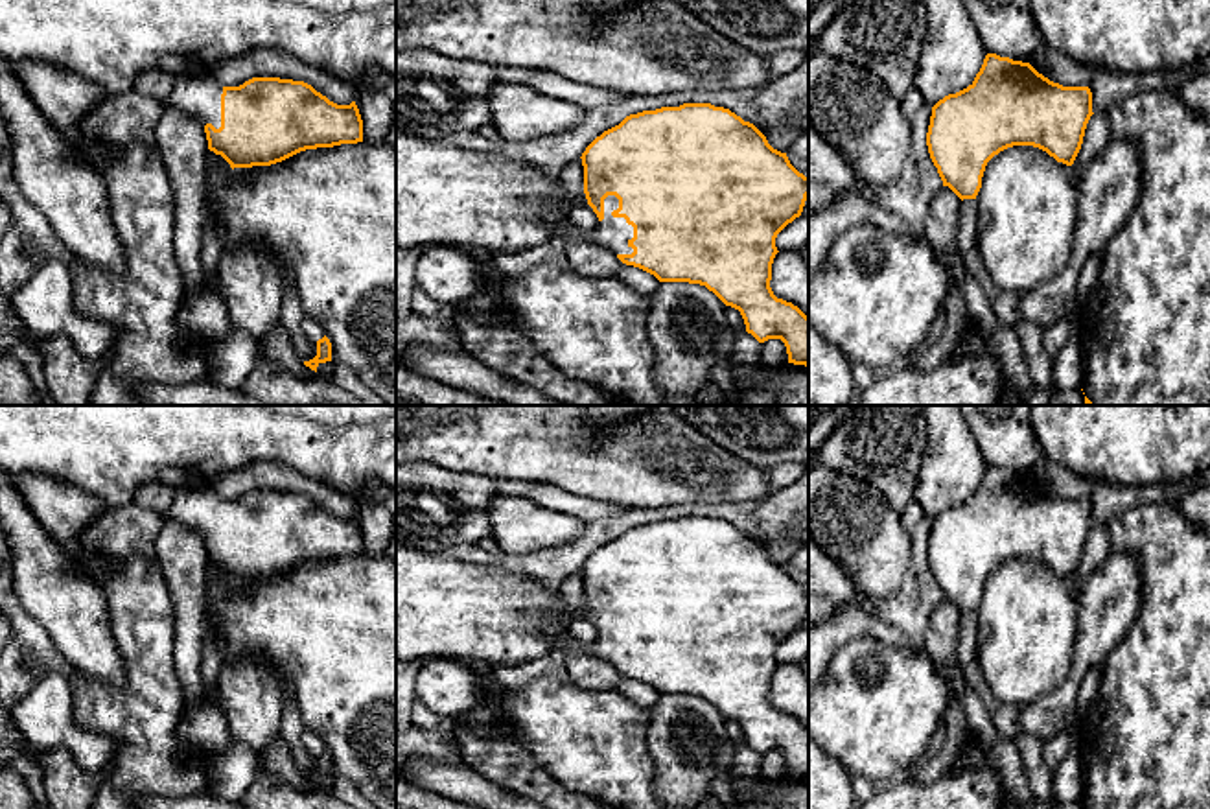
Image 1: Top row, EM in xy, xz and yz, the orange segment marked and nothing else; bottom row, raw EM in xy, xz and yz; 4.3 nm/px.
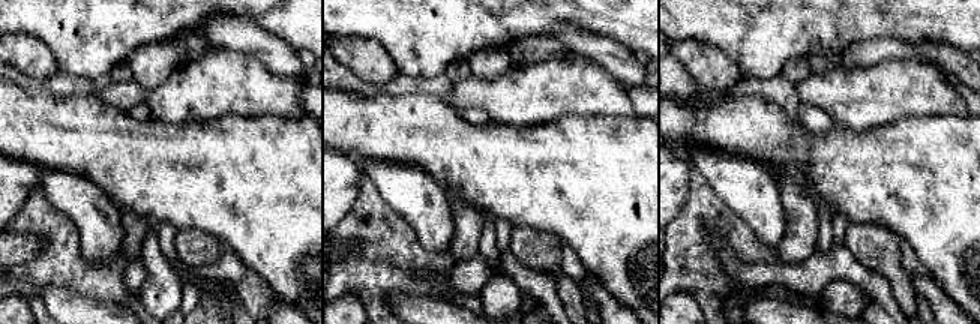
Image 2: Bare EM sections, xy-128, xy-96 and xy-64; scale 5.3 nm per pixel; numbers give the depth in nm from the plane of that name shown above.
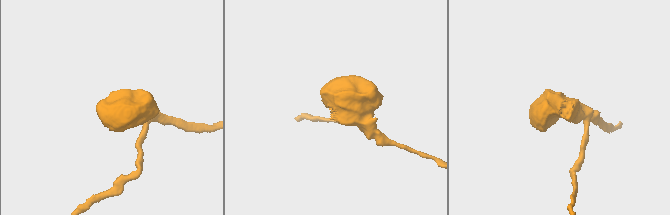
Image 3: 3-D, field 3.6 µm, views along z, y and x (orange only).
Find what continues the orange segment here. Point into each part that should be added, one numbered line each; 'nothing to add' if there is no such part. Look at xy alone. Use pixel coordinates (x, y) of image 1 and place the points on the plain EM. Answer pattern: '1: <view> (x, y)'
1: xy (199, 509)

